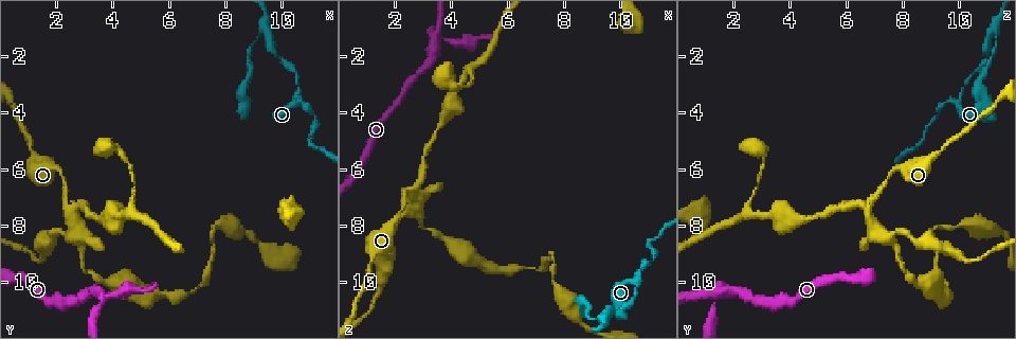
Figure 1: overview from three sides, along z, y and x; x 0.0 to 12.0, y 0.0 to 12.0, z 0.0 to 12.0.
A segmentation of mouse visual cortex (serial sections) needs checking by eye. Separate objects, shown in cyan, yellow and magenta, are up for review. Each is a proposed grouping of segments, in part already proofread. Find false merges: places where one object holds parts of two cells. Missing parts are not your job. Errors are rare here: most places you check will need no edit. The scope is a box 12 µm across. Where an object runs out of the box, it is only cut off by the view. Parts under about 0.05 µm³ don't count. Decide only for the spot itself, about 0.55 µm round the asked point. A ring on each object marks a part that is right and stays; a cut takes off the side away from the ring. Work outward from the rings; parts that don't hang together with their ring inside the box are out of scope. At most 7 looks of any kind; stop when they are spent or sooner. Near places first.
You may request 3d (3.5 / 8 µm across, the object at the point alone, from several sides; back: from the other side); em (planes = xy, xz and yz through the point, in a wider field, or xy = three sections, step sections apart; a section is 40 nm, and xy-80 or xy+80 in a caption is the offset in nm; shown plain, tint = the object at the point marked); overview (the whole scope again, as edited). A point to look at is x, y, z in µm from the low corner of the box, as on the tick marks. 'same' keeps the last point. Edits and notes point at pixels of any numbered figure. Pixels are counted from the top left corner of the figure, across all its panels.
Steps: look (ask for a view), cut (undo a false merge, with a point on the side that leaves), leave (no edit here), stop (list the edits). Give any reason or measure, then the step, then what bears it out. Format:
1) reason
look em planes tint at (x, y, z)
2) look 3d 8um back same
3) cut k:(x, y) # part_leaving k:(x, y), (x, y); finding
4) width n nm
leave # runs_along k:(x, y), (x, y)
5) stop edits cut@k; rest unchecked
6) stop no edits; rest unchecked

a narrow waist
look 3d 3.5um back at (10.8, 3.7, 9.5)

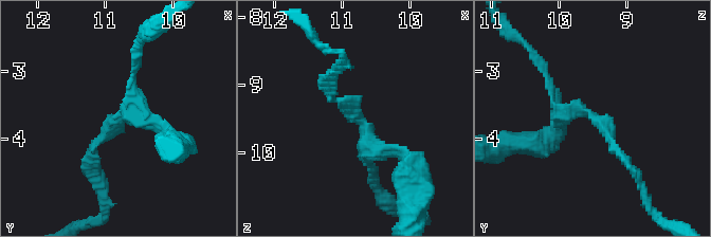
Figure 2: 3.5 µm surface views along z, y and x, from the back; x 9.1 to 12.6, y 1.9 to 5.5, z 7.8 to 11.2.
arm_widths 150, 200 nm
look em xy step 1 tint at (10.75, 3.70, 9.50)

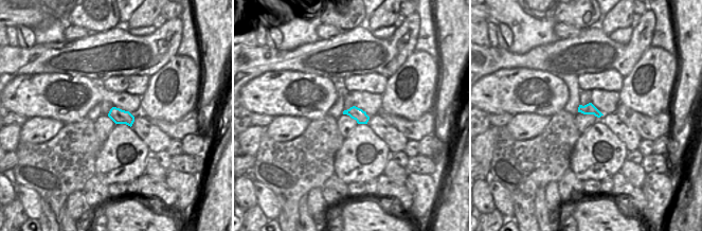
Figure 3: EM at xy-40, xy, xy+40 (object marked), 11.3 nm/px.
cut it another way
look em planes tint same

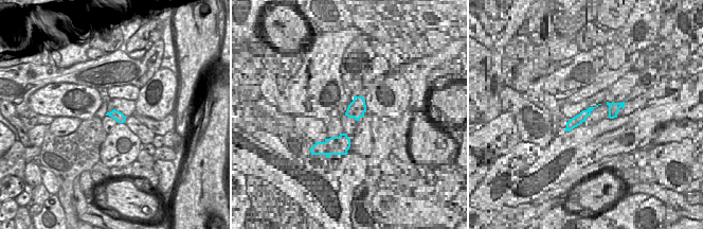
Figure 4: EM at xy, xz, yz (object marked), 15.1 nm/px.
leave # runs_along 2:(402, 156), (366, 143), (327, 80); continuous, no second cell

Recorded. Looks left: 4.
two arms in line, one across
look 3d 3.5um back at (9.3, 1.1, 11.3)

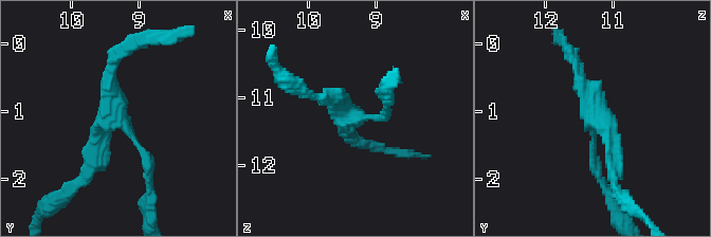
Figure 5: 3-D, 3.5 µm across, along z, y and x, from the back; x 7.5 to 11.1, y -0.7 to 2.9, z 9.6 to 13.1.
shape alone is not enough
look em xy step 3 tint at (9.40, 1.05, 11.30)

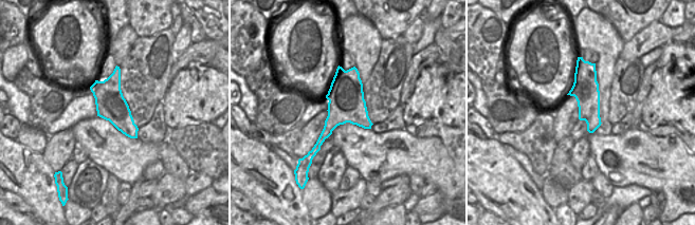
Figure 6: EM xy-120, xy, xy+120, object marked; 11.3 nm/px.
width 420 nm
leave # runs_along 5:(324, 96), (356, 119), (385, 115); one cell here

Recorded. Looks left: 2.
three arms meet
look 3d 3.5um at (2.3, 7.3, 6.7)

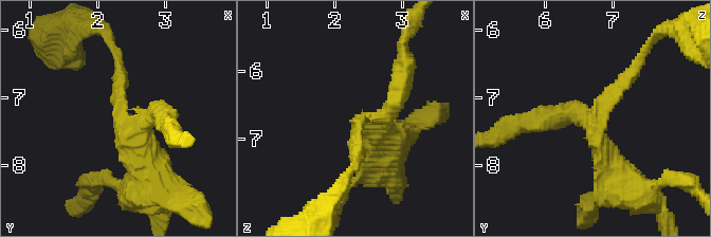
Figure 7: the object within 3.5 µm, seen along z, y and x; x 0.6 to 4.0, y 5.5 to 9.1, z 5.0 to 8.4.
arms 3; arm_widths 200, 250, 400 nm
look em xy step 1 tint at (2.30, 7.30, 6.80)

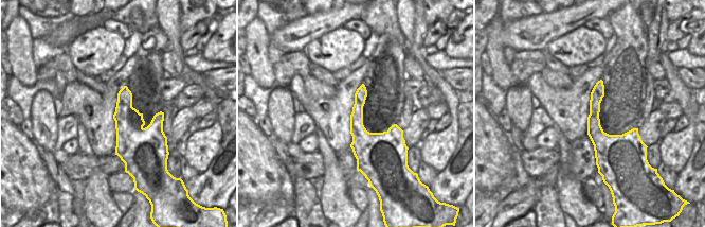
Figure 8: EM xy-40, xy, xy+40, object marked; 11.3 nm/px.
leave # runs_along 7:(116, 57), (120, 129), (146, 178); continuous, no second cell

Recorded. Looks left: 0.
stop no edits; rest unchecked

